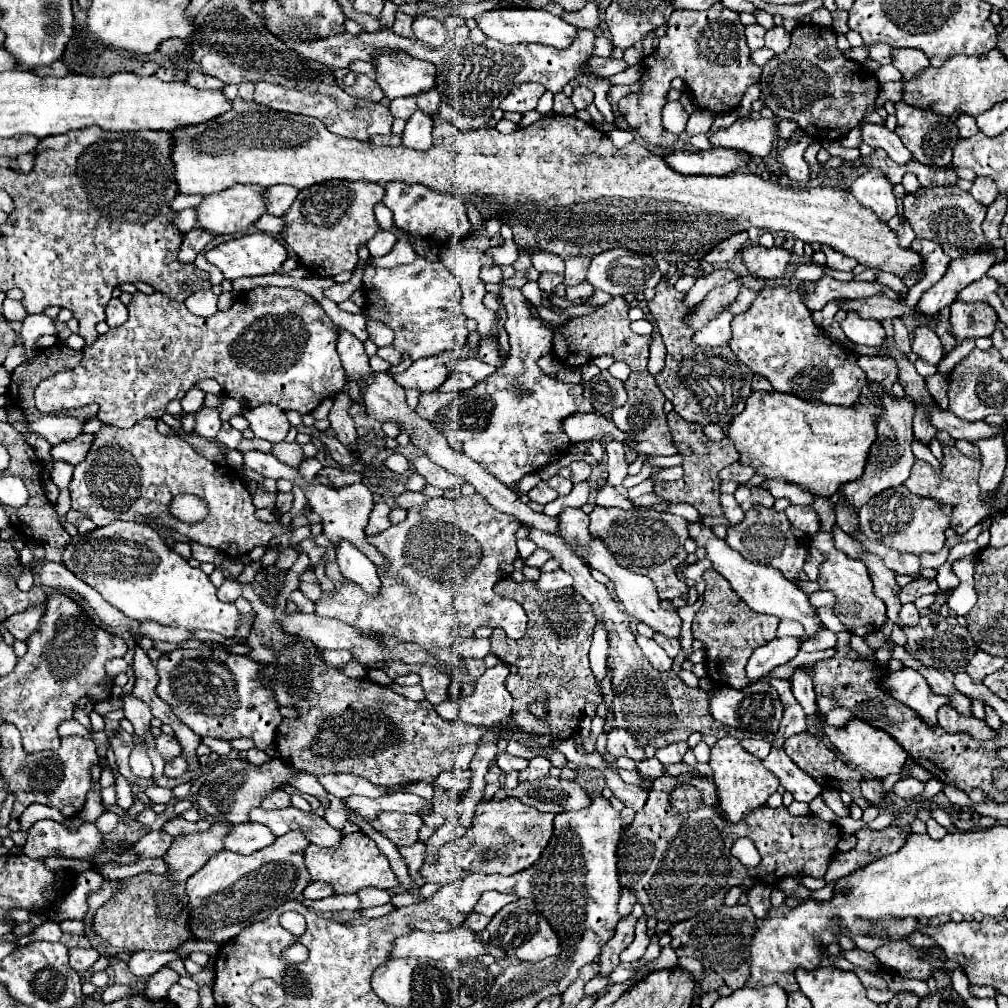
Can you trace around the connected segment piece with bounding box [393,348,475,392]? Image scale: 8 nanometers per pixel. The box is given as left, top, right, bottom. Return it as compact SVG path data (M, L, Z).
M461 348L461 350L445 350L441 354L415 360L405 372L395 374L393 380L399 386L403 386L405 390L415 388L415 390L421 390L421 392L433 392L433 390L439 390L441 382L445 380L447 372L449 372L445 364L449 360L459 360L459 358L465 358L465 356L475 356L475 354L469 352L467 348Z

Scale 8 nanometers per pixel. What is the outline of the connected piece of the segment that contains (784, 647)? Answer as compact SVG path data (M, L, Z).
M773 638L771 642L759 646L751 654L751 658L745 666L747 678L751 682L755 682L755 680L763 678L765 674L769 674L775 666L793 660L799 652L799 644L801 644L799 638Z

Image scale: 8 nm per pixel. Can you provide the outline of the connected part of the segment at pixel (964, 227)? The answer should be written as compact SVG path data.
M937 186L937 188L921 188L915 194L907 194L903 198L905 218L911 224L917 238L937 240L943 252L951 258L969 256L981 244L985 244L985 236L981 232L981 222L985 218L987 208L979 204L969 192L961 190L959 186Z

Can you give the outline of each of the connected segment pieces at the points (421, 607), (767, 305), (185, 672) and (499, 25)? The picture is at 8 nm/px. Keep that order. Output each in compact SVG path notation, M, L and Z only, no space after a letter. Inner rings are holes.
M479 494L459 496L457 500L445 496L433 498L423 506L411 508L407 520L395 526L389 522L389 512L389 504L377 502L365 528L367 534L373 534L367 536L369 544L389 562L387 568L379 568L381 592L365 596L357 584L343 580L331 596L315 602L315 614L337 618L357 628L361 636L393 636L401 642L419 644L441 660L441 668L437 670L451 680L465 674L465 658L451 650L455 642L473 636L473 632L477 638L489 638L492 628L503 628L513 640L525 636L527 616L523 608L515 600L493 592L499 580L499 566L519 558L515 532L521 522L515 516L497 512Z
M795 282L789 286L775 286L761 290L751 308L733 318L731 328L733 328L733 338L729 340L729 348L733 350L733 354L743 364L747 364L753 374L765 376L773 384L773 390L777 392L787 392L803 400L817 400L823 404L837 404L849 408L859 400L861 388L867 384L865 372L857 364L857 354L833 342L819 326L815 326L809 308L805 308L805 304L797 294Z
M215 646L215 648L197 648L197 650L185 650L177 648L169 654L165 654L157 662L157 672L159 672L159 686L157 694L163 702L167 702L173 710L173 714L187 724L197 736L205 738L219 738L219 740L235 740L235 738L249 738L255 742L255 748L267 750L273 744L277 726L281 724L283 716L277 710L277 704L273 700L273 694L265 688L261 688L259 682L259 668L257 662L253 662L247 656L235 656L229 654L227 650Z
M501 8L501 10L491 10L475 18L479 28L489 36L495 38L503 44L517 44L517 42L537 42L537 44L547 44L553 48L569 48L573 40L577 38L577 28L563 22L559 16L535 8Z

